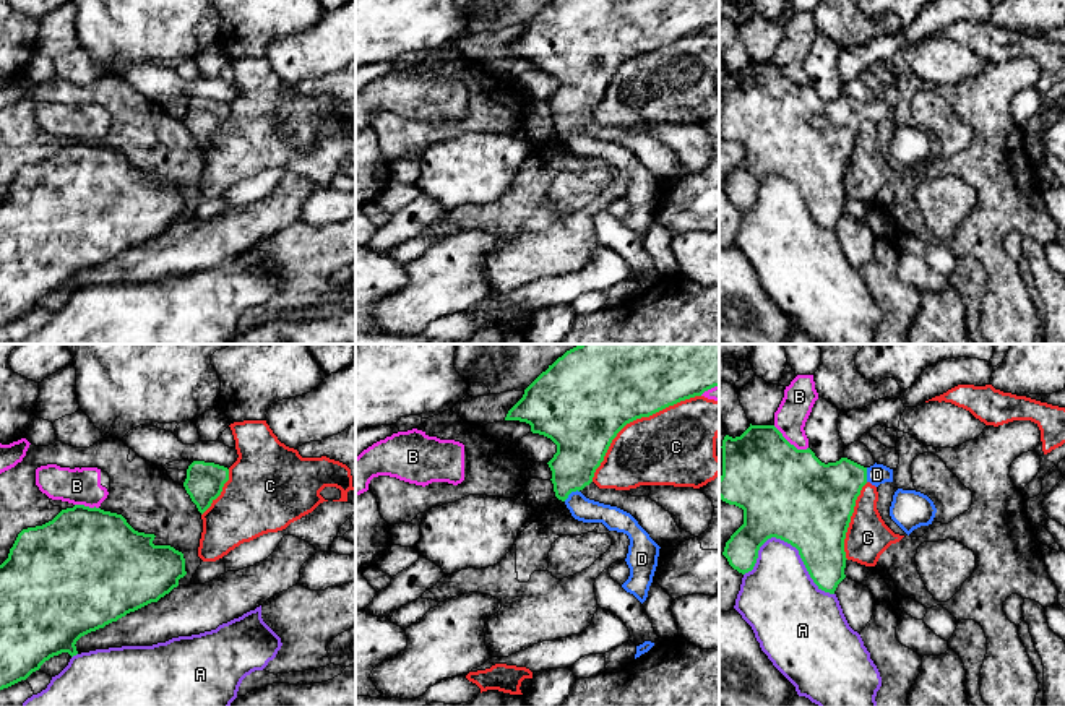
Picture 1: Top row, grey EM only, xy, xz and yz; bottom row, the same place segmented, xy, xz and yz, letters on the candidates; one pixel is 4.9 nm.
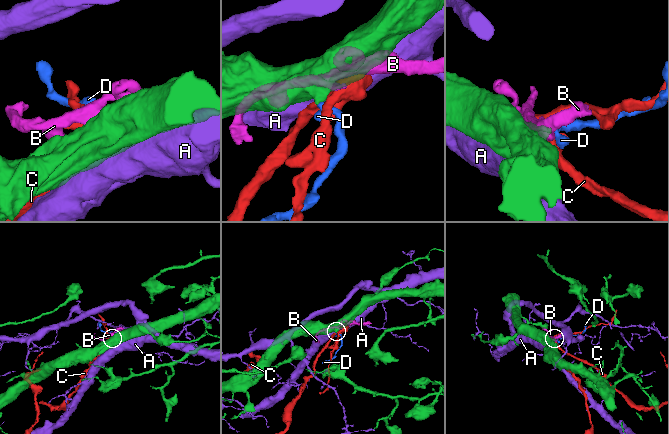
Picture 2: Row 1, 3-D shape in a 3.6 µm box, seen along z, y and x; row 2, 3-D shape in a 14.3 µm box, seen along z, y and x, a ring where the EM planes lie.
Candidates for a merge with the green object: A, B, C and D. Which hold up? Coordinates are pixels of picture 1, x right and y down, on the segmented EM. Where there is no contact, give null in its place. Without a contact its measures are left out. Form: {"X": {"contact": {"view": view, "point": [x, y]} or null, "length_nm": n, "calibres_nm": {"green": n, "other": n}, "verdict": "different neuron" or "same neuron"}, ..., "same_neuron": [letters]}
{"A": {"contact": {"view": "yz", "point": [789, 542]}, "length_nm": 460, "calibres_nm": {"green": 460, "other": 340}, "verdict": "different neuron"}, "B": {"contact": {"view": "yz", "point": [789, 443]}, "length_nm": 200, "calibres_nm": {"green": 460, "other": 160}, "verdict": "different neuron"}, "C": {"contact": {"view": "xz", "point": [635, 419]}, "length_nm": 700, "calibres_nm": {"green": 500, "other": 380}, "verdict": "different neuron"}, "D": {"contact": {"view": "xz", "point": [570, 492]}, "length_nm": 90, "calibres_nm": {"green": 260, "other": 120}, "verdict": "same neuron"}, "same_neuron": ["D"]}

